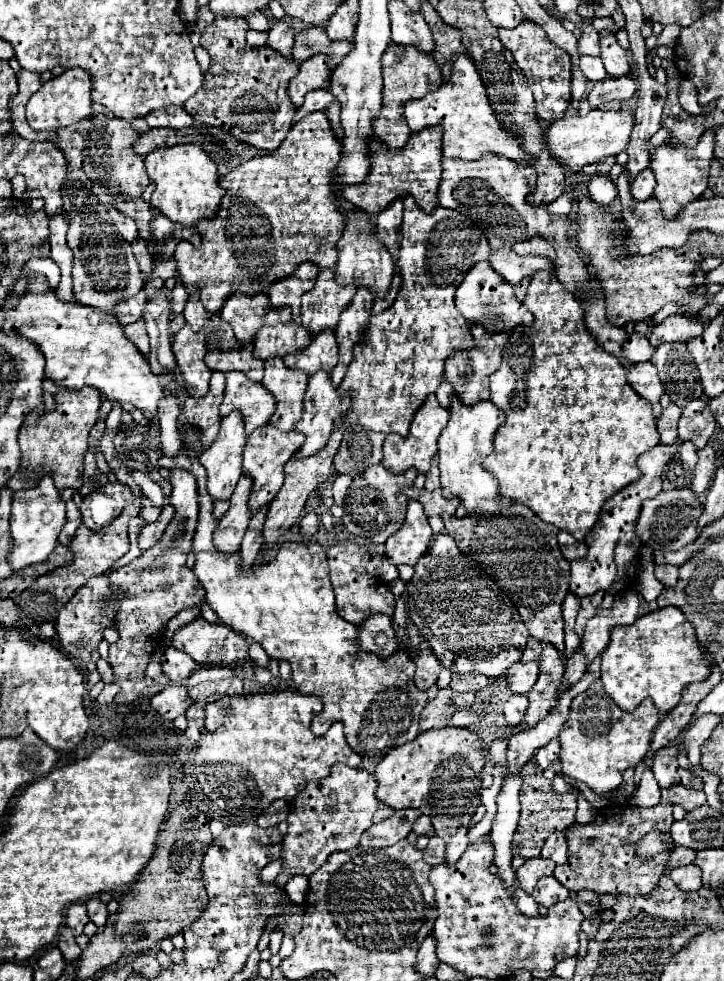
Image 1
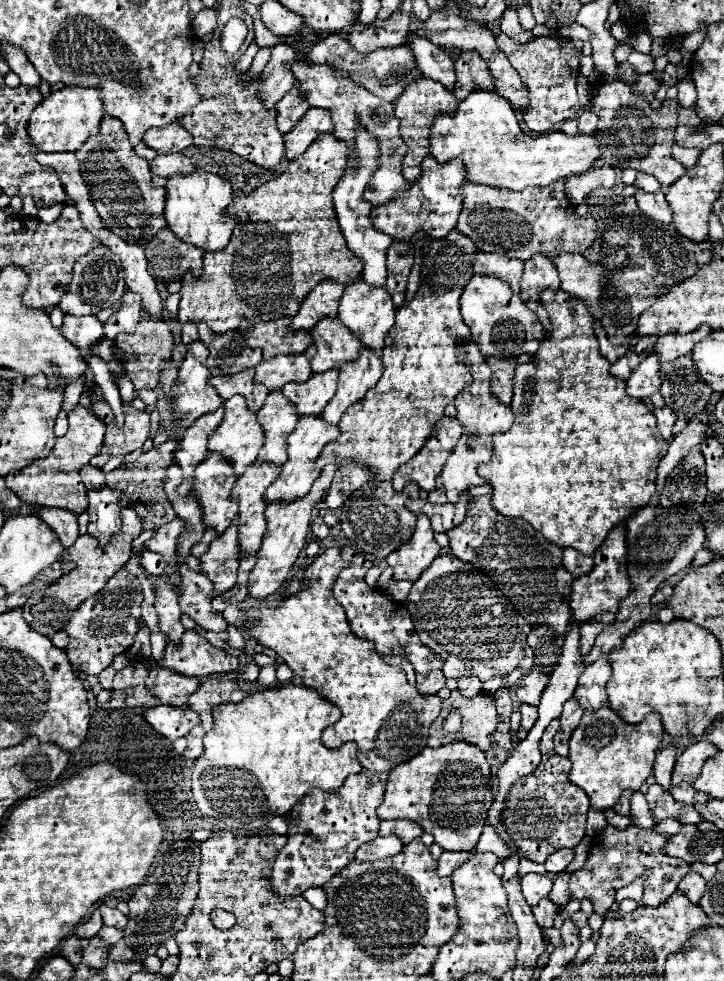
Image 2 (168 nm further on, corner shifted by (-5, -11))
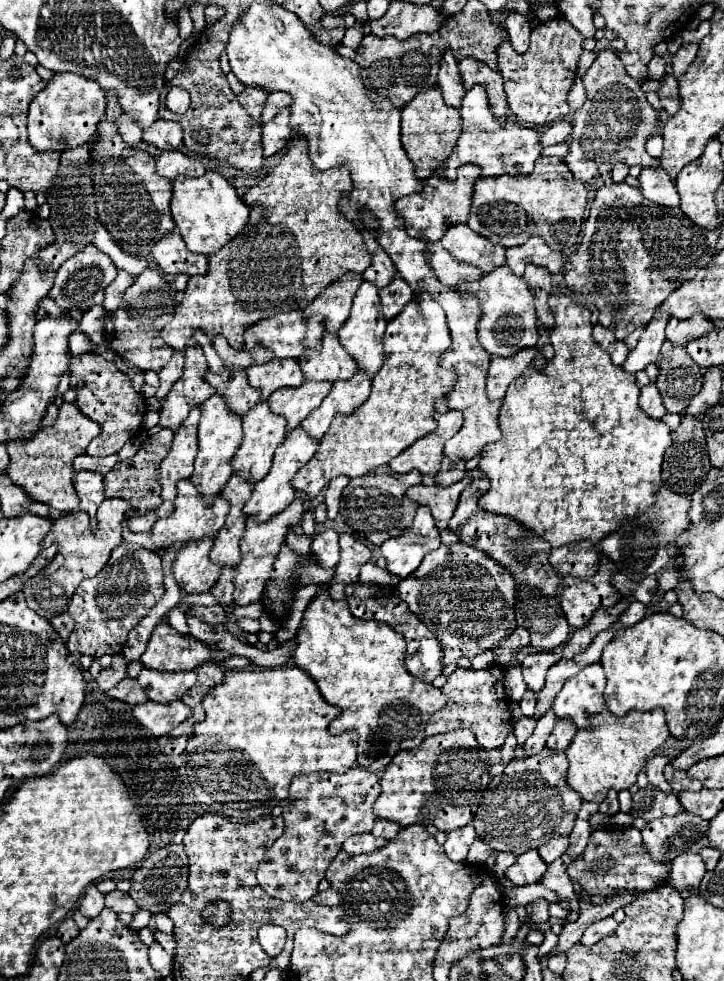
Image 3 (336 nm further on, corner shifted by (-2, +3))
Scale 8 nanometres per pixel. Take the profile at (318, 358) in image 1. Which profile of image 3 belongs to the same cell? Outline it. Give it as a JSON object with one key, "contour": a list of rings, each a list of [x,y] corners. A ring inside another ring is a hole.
{"contour":[[[306,380],[298,388],[276,390],[268,398],[268,406],[272,408],[274,414],[280,414],[286,418],[286,434],[290,434],[290,430],[298,428],[300,422],[308,418],[308,414],[316,410],[316,406],[320,406],[320,402],[328,396],[330,388],[332,384],[328,382]]]}

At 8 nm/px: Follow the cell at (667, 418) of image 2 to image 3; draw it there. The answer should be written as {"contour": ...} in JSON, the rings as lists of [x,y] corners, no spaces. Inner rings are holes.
{"contour":[[[648,384],[640,390],[640,408],[650,416],[650,418],[656,418],[660,420],[664,414],[666,414],[666,408],[662,406],[662,398],[660,398],[660,392],[656,390],[654,384]]]}

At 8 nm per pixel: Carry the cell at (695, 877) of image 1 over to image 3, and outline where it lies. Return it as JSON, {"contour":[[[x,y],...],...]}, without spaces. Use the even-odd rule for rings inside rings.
{"contour":[[[684,852],[672,862],[670,886],[674,886],[678,892],[698,888],[704,874],[706,874],[706,868],[704,868],[704,862],[702,862],[700,854]]]}

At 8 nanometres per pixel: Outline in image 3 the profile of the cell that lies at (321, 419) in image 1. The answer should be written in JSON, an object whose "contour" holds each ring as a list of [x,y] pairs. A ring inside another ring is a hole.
{"contour":[[[300,428],[292,430],[286,436],[284,444],[276,450],[276,456],[274,456],[274,462],[272,462],[272,468],[270,468],[268,476],[254,486],[250,500],[244,504],[244,516],[246,518],[254,518],[256,522],[266,522],[272,516],[284,512],[292,504],[292,500],[296,498],[296,490],[292,490],[292,484],[290,482],[292,482],[294,474],[302,466],[306,466],[306,462],[316,454],[316,448],[318,448],[316,440],[312,440],[304,430],[300,430]]]}

